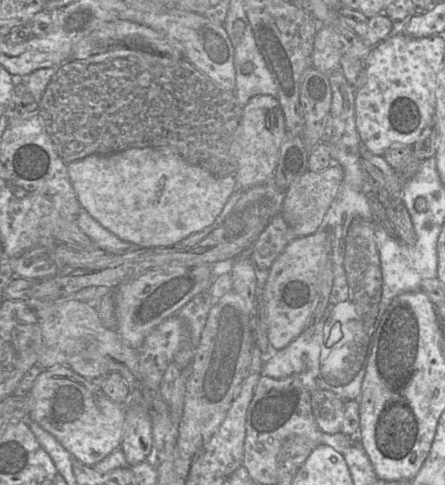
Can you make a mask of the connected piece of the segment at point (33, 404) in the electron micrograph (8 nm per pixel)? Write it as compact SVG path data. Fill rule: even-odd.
M69 366L43 370L35 379L29 397L29 418L52 434L73 456L93 466L121 448L124 432L124 404L116 404L102 388L75 373Z

